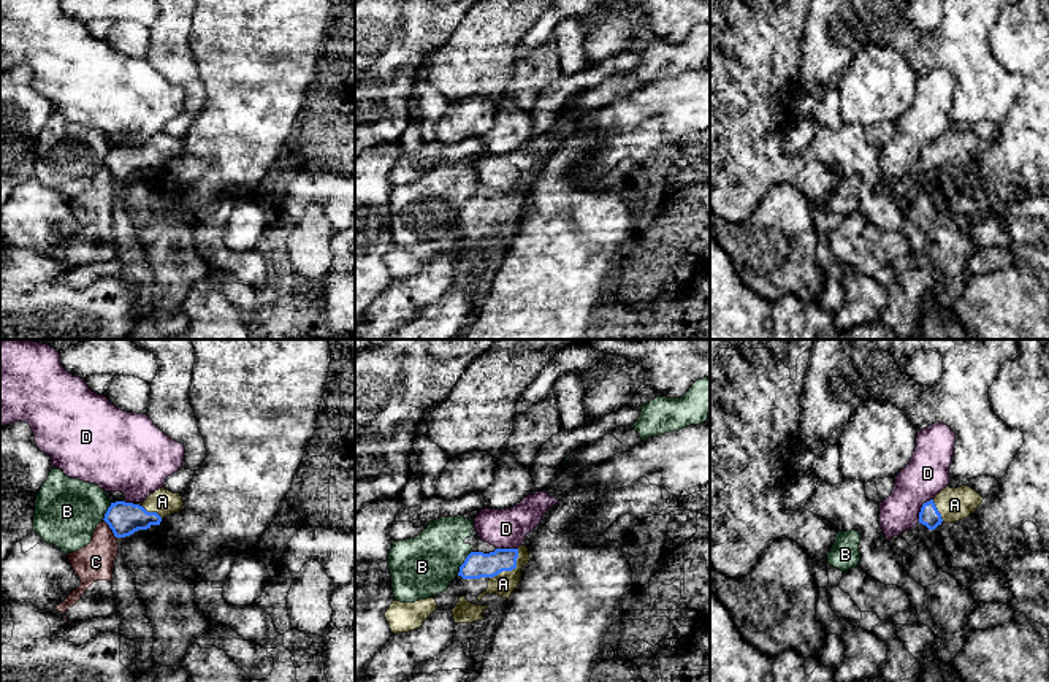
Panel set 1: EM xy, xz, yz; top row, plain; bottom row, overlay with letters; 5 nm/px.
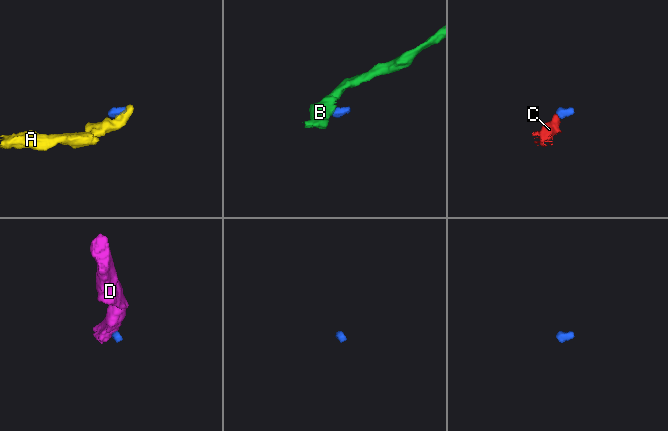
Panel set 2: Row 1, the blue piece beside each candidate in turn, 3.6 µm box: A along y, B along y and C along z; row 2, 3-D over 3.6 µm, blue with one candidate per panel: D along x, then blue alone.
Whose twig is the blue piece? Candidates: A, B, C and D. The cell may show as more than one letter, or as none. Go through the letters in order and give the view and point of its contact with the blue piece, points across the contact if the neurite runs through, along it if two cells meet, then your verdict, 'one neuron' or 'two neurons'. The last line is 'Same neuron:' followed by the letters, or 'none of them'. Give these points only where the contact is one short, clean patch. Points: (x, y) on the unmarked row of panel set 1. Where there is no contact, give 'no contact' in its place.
A: meets blue in xz at (511, 214); runs through xz (477, 210), (499, 210), (511, 214), (504, 221), (503, 229); one neuron
B: meets blue in xz at (463, 208); border along xz (471, 195), (457, 219); two neurons
C: meets blue in xy at (110, 172); border along xy (103, 164), (116, 183); two neurons
D: meets blue in yz at (921, 154); border along yz (932, 143), (923, 149), (918, 167); two neurons
Same neuron: A

